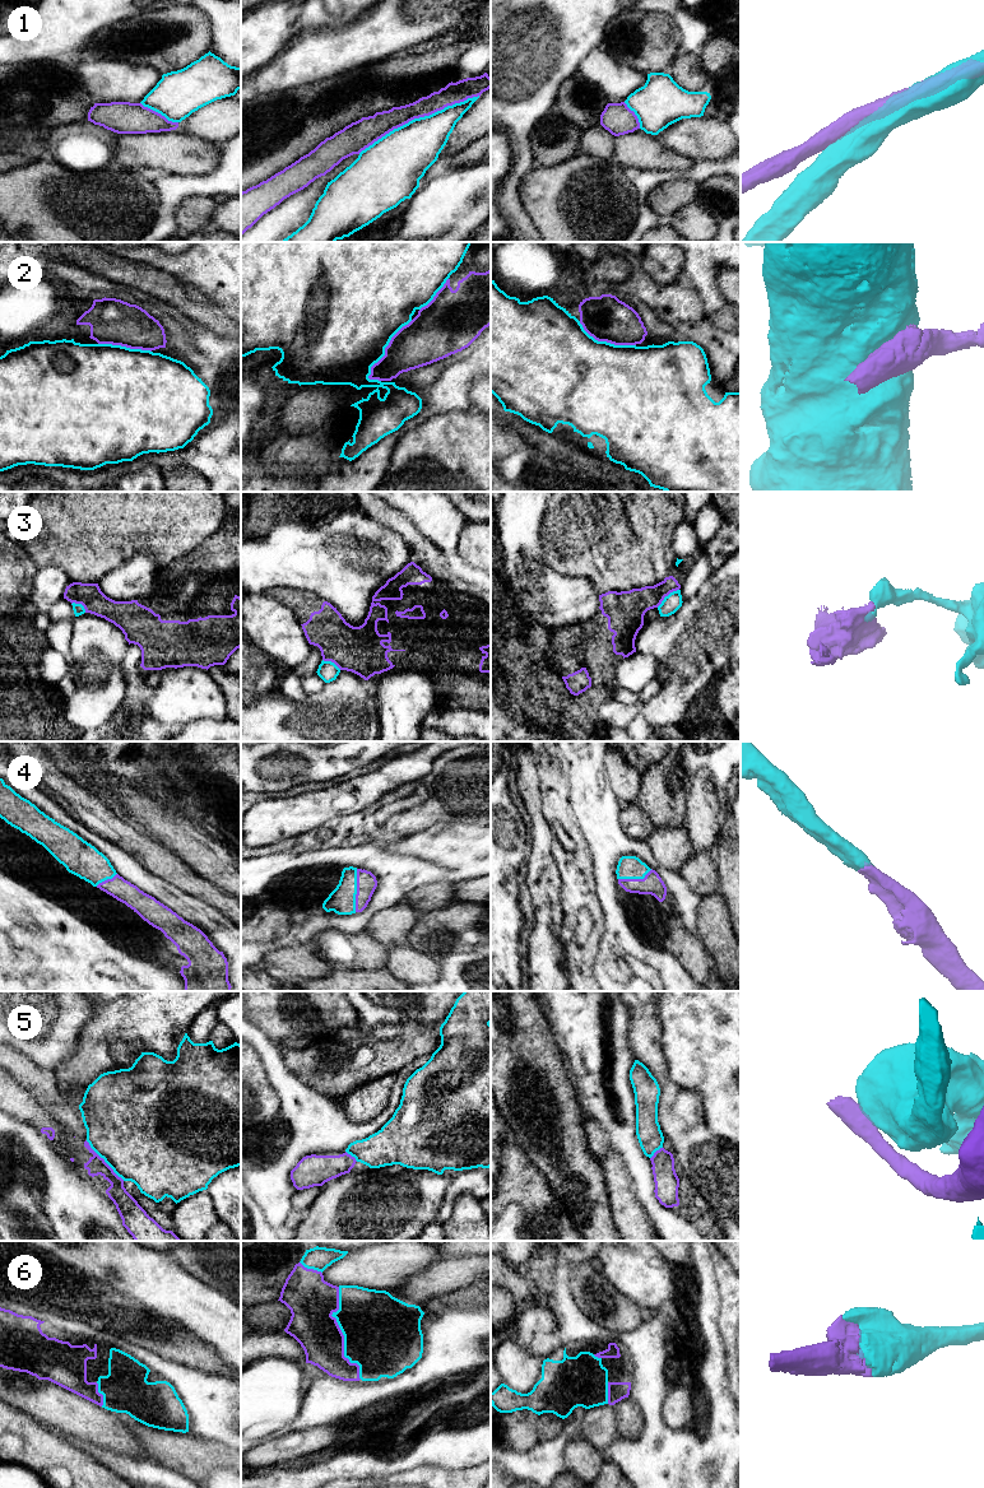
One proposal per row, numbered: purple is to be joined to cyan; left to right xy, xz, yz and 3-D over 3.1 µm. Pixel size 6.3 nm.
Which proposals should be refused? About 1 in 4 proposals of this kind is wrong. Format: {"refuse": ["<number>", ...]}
{"refuse": ["1", "2", "3", "5"]}

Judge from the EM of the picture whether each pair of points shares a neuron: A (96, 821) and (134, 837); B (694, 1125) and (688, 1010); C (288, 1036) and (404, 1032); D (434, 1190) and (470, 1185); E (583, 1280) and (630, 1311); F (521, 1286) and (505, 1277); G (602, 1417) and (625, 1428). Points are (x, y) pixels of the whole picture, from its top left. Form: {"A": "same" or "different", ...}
{"A": "same", "B": "different", "C": "different", "D": "different", "E": "same", "F": "same", "G": "different"}

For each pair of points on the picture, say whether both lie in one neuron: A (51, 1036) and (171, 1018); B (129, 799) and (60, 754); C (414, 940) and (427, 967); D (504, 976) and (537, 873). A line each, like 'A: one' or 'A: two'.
A: two
B: two
C: two
D: two

